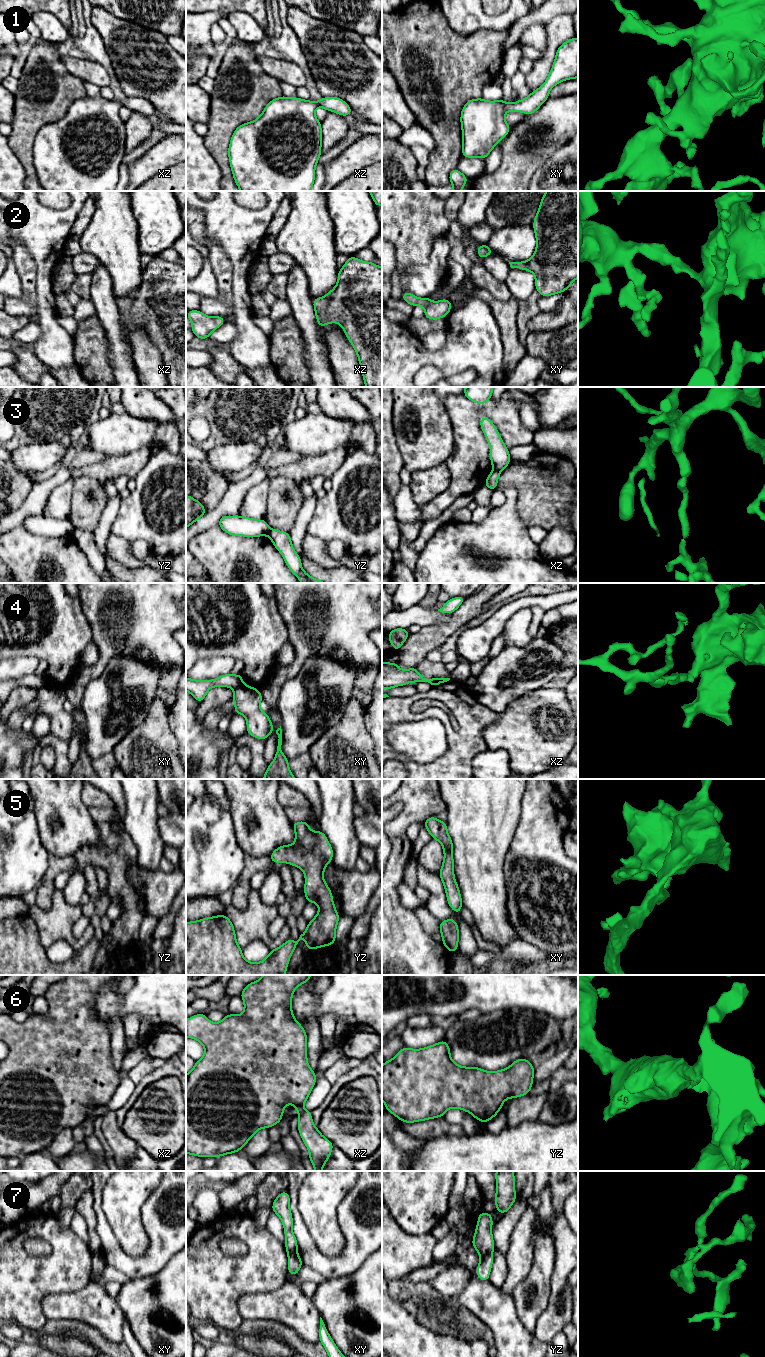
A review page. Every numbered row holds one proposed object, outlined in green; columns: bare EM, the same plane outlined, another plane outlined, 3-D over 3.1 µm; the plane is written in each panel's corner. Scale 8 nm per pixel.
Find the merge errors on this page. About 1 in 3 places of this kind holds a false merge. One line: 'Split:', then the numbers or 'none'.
Split: 3, 4, 7

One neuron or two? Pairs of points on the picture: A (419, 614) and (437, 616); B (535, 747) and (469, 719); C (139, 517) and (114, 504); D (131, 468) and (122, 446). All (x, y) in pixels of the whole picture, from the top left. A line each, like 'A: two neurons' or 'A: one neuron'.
A: one neuron
B: two neurons
C: two neurons
D: two neurons

